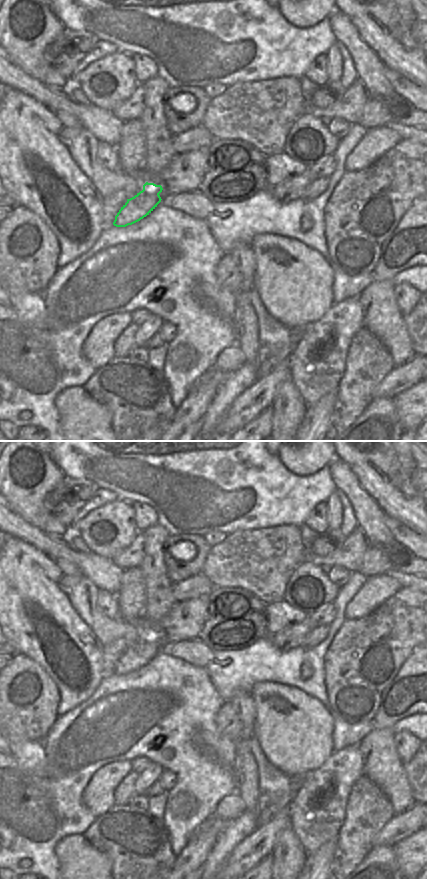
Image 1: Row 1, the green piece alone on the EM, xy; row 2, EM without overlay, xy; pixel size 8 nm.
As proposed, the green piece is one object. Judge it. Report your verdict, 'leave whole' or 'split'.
leave whole

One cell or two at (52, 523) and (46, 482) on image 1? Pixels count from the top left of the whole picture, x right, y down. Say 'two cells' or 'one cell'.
one cell

